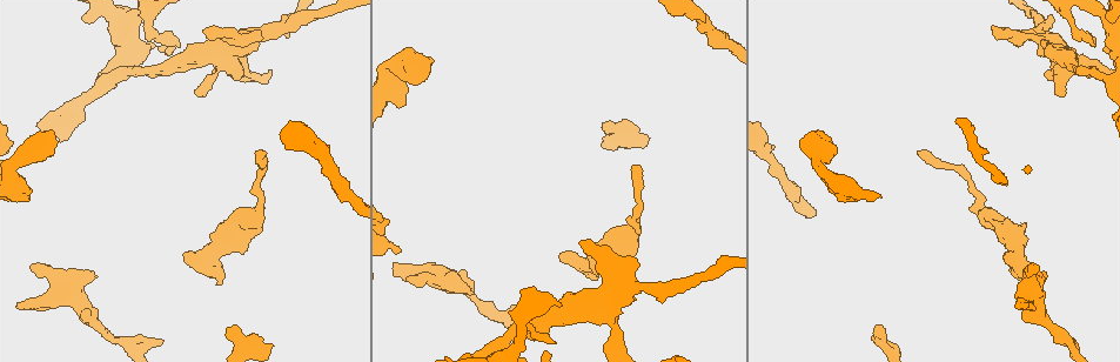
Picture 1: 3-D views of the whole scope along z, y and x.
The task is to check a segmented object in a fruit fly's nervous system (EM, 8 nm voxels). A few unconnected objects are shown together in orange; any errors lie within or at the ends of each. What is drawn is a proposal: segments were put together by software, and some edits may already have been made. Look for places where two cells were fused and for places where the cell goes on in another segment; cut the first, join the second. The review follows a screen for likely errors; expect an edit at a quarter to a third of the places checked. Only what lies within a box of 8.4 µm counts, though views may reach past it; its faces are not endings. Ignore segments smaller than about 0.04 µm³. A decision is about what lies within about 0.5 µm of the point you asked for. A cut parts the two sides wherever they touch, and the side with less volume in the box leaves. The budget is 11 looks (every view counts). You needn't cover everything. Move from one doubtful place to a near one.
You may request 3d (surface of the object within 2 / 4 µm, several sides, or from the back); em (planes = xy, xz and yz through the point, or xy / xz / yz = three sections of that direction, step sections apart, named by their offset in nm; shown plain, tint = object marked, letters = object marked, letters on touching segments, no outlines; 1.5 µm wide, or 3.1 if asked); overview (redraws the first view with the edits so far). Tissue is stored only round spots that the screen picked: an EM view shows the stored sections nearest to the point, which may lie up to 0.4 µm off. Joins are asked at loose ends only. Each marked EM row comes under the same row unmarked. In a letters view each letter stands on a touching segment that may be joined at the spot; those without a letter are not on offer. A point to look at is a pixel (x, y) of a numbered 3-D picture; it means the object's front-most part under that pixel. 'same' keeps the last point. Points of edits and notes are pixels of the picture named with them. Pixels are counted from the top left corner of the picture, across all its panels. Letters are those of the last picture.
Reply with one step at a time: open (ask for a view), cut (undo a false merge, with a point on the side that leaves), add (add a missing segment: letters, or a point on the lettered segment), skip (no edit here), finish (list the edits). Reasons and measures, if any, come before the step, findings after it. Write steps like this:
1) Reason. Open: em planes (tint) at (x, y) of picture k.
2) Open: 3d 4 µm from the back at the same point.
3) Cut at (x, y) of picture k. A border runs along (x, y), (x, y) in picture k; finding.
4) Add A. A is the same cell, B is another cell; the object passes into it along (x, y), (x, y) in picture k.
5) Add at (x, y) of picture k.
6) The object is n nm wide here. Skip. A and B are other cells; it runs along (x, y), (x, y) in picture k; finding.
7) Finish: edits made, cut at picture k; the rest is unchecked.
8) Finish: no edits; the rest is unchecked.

Branch stops here. Open: 3d 2 µm at (406, 47) of picture 1.

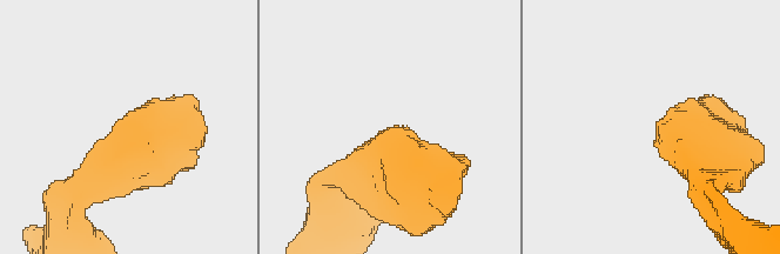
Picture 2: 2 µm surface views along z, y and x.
Now the EM. Open: em planes (letters) at (655, 125) of picture 2.

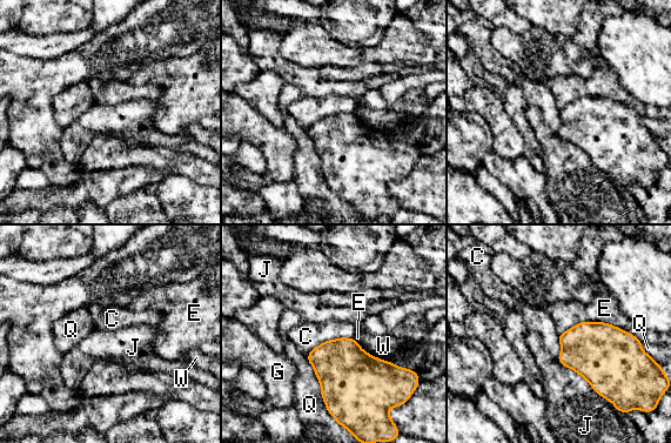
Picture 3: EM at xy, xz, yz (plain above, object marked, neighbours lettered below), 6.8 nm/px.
The longest contact is with E, 550 nm. Skip. C, E, G, J, Q and W are other cells; none of them fits.

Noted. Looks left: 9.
Free end. Open: 3d 4 µm at (1007, 254) of picture 1.

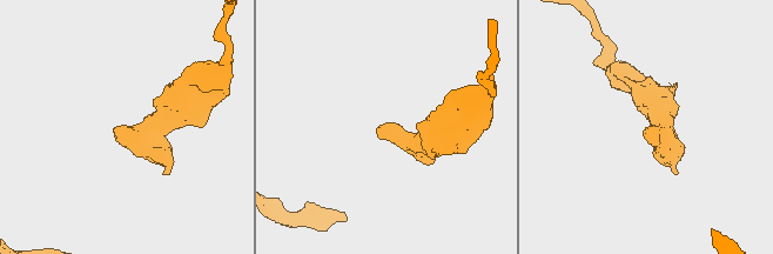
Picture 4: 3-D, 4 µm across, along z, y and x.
Open: em planes (letters) at (381, 125) of picture 4.

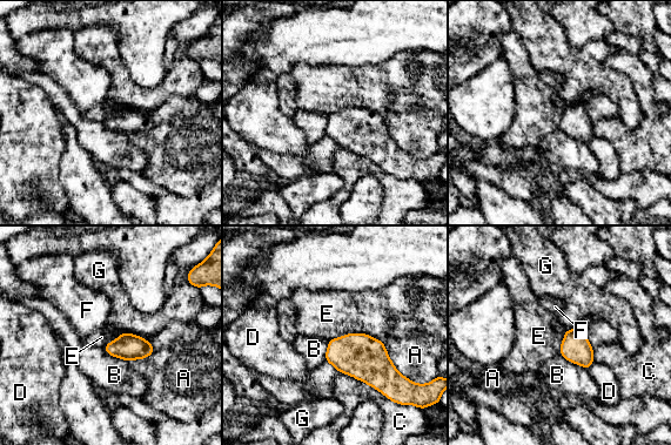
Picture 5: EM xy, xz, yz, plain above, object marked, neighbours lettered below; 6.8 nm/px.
Skip. A, B, C, D, E, F and G are other cells; a border runs along (328, 341), (367, 334), (384, 345) in picture 5; none of them fits.

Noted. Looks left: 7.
Open: 3d 4 µm at (179, 44) of picture 1.

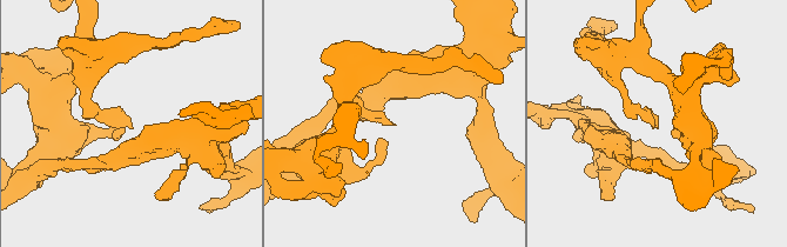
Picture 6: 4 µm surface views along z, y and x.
Open: em planes (letters) at (130, 126) of picture 6.

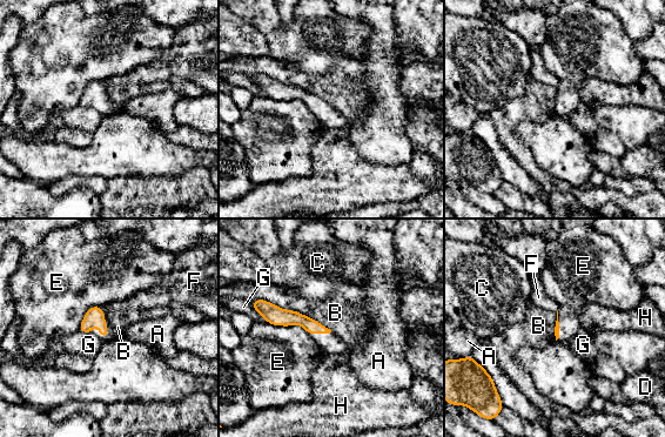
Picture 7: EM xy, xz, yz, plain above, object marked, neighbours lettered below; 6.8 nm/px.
The longest contact is with B, 600 nm. Skip. A, B, C, D, E, F, G and H are other cells; none of them fits.

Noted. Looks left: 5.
Branch stops here. Open: 3d 4 µm at (91, 270) of picture 1.

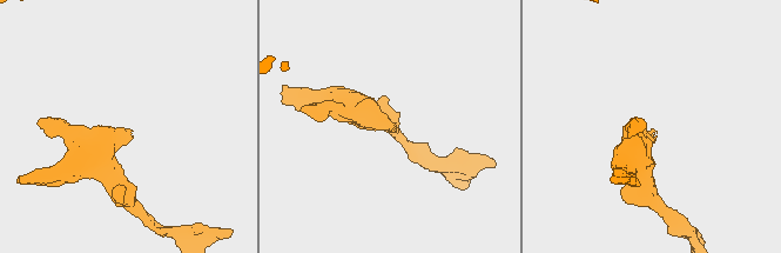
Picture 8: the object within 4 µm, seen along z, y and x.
Now the EM. Open: em planes (letters) at (394, 124) of picture 8.

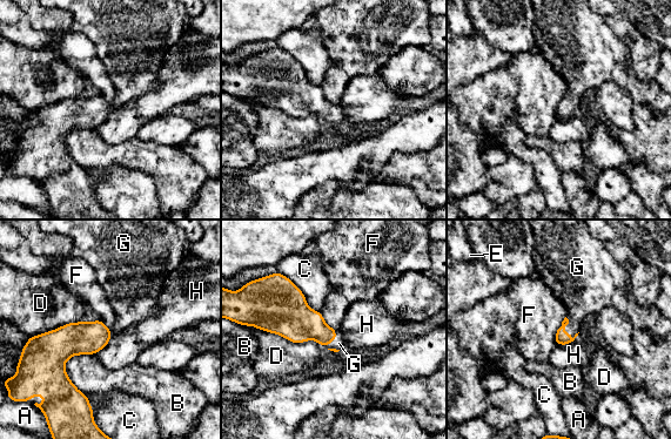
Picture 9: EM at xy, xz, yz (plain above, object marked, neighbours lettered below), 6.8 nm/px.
Add G. G is the same cell, A, B, C, D, E, F and H are other cells; the object passes into it along (564, 338), (562, 329), (582, 298) in picture 9; it goes on there.

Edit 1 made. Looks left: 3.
Finish: edits made, add at picture 9; the rest is unchecked.

